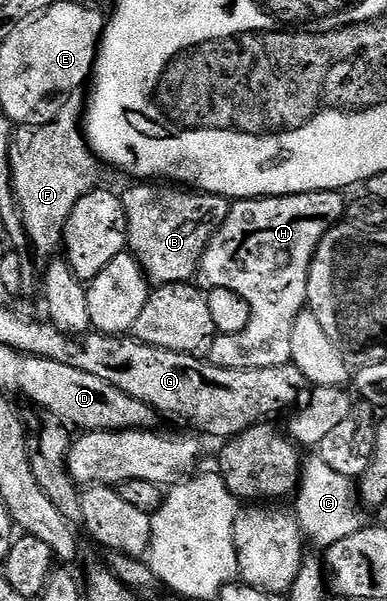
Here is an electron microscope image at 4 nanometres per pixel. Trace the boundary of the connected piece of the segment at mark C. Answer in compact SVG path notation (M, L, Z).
M318 456L311 458L304 463L299 489L295 496L297 504L293 506L293 510L306 539L310 543L312 541L320 550L326 550L338 541L345 540L346 536L361 530L365 519L355 508L357 502L352 481L333 471L333 468Z

